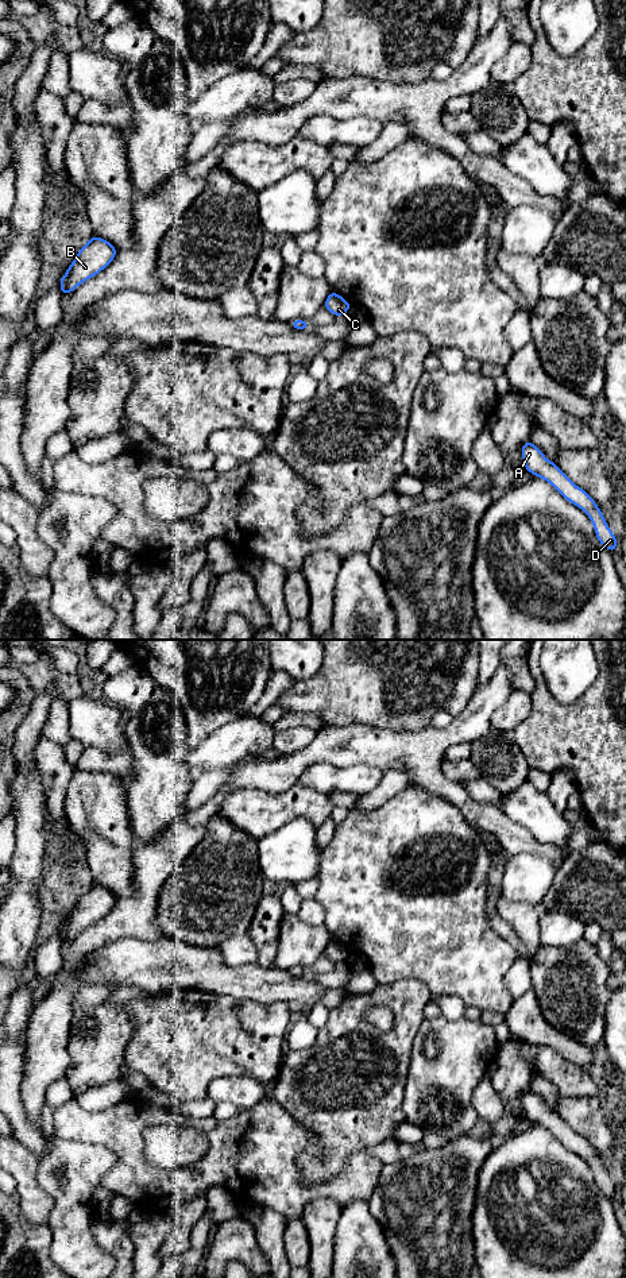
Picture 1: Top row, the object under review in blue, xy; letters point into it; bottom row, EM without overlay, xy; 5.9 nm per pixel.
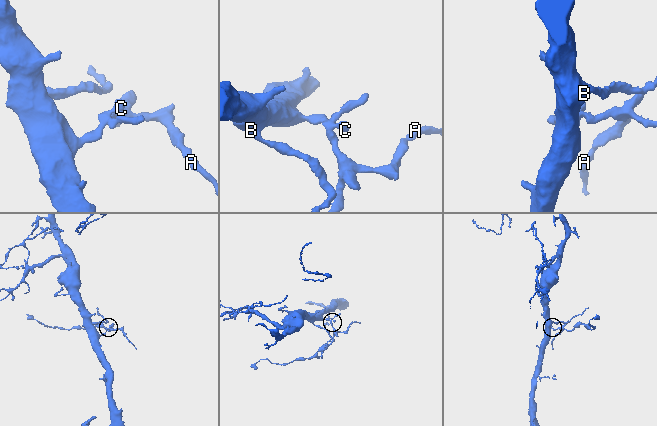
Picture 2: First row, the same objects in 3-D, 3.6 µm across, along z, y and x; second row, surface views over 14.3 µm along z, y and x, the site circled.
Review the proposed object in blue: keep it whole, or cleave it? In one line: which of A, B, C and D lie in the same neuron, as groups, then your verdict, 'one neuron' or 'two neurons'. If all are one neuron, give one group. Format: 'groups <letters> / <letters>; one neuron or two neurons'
groups A B C D; one neuron

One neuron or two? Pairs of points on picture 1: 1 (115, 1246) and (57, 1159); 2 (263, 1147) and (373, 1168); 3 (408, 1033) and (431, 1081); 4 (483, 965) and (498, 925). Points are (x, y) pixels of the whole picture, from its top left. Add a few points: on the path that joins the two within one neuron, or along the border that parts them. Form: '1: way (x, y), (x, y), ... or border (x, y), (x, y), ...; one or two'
1: border (95, 1220), (92, 1235), (108, 1251); two
2: way (286, 1176), (302, 1192), (344, 1189); one
3: border (425, 1018), (412, 1043), (408, 1073); two
4: border (487, 900), (489, 923), (518, 953); two

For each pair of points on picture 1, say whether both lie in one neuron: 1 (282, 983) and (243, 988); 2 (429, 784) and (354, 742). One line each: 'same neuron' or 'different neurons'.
1: same neuron
2: same neuron

